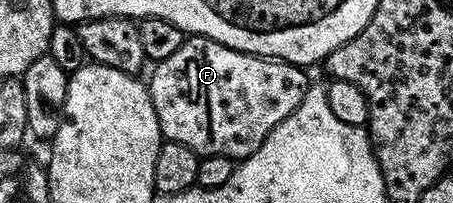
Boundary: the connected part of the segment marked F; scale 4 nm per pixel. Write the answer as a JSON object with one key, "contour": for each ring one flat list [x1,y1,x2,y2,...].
{"contour":[[190,36,181,49,175,51,175,55,171,55,166,61,160,62,154,69,157,70,153,73,153,81,151,80,151,92,153,94,153,102,157,108,157,114,159,115,159,123,161,124,164,140,166,142,183,143,187,147,191,147,198,155,204,155,205,157,220,157,233,151,229,149,237,148,238,154,236,153,236,156,238,158,244,159,248,157,252,150,259,148,297,110,299,103,303,103,306,91,311,87,311,81,305,78,306,70,302,66,290,65,288,61,254,57,252,53,240,53,231,47,212,41,210,37]]}

